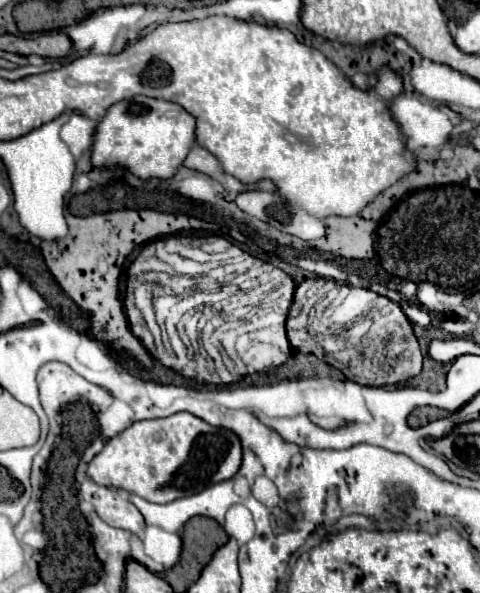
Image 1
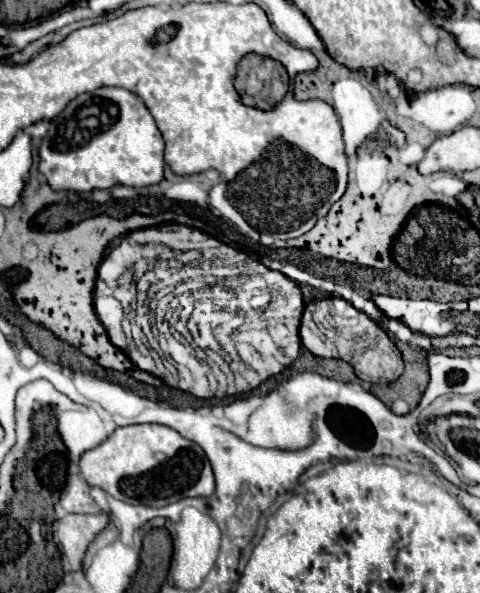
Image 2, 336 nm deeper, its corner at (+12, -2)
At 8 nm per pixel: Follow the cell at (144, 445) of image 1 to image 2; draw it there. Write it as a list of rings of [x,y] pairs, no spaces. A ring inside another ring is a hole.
[[[160,424],[116,428],[102,444],[82,454],[80,472],[90,486],[98,486],[126,504],[166,506],[182,498],[212,496],[216,486],[204,450],[176,430]]]

